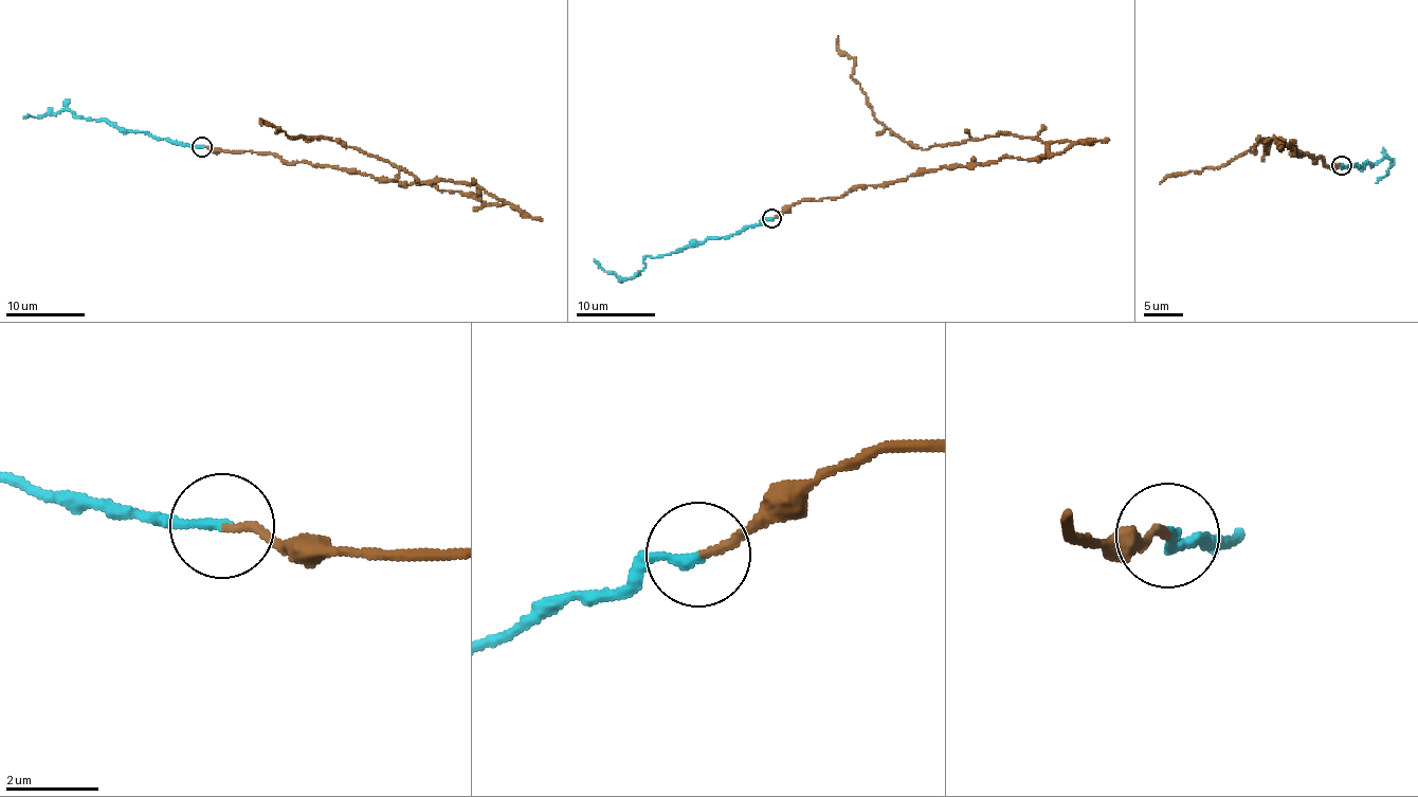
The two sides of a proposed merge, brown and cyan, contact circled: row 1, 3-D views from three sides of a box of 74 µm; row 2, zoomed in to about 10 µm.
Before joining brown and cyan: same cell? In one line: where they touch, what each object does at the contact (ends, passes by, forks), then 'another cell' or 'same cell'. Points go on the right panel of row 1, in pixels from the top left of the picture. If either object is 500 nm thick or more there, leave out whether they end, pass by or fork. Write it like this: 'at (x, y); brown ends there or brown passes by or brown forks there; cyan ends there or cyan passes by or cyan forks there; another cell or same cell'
at (1341, 165); brown ends there; cyan ends there; another cell

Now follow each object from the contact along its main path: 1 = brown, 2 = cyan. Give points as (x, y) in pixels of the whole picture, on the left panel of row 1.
1: (201, 147), (270, 152), (289, 163), (479, 197), (476, 185), (419, 181), (335, 141), (261, 126)
2: (201, 147), (122, 131), (104, 121), (76, 115), (71, 110), (23, 118)

